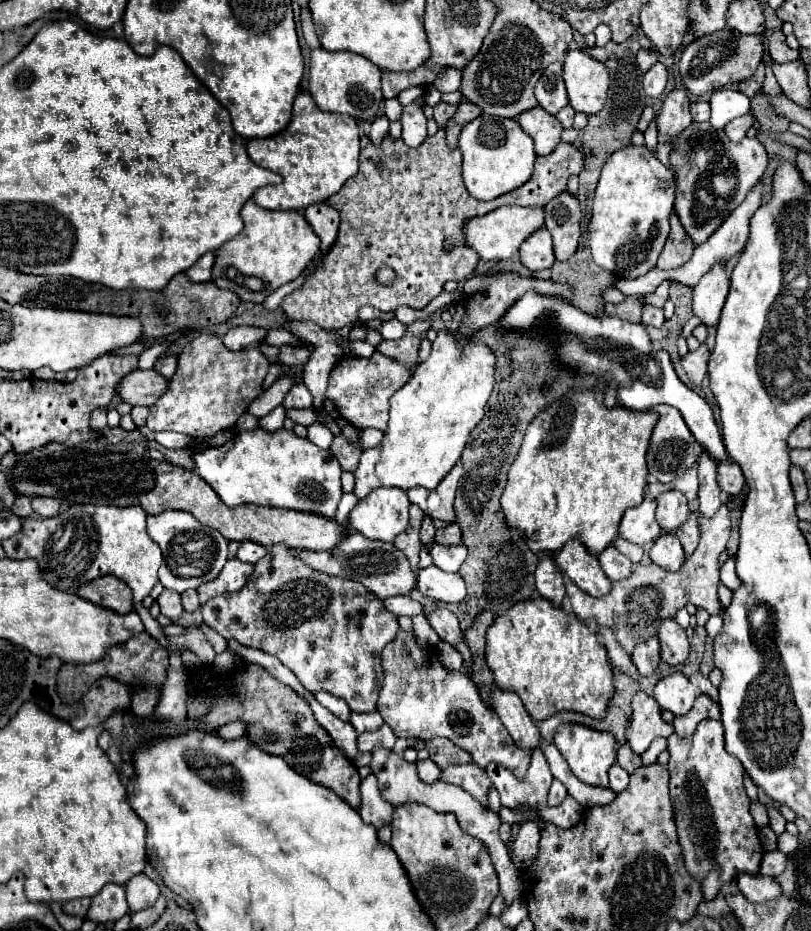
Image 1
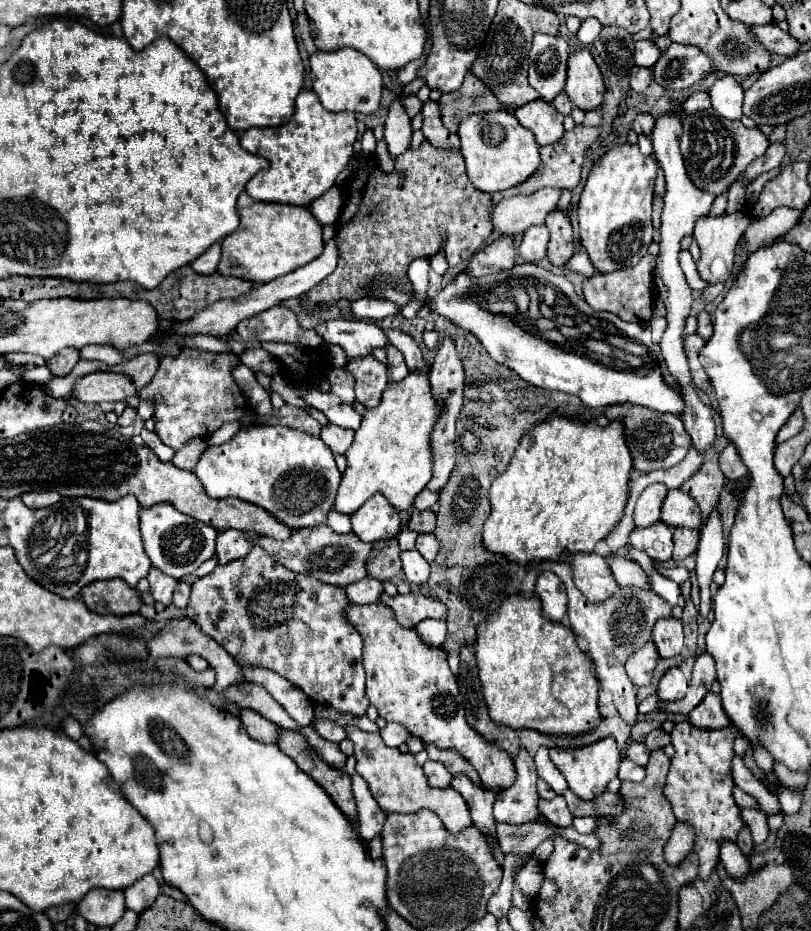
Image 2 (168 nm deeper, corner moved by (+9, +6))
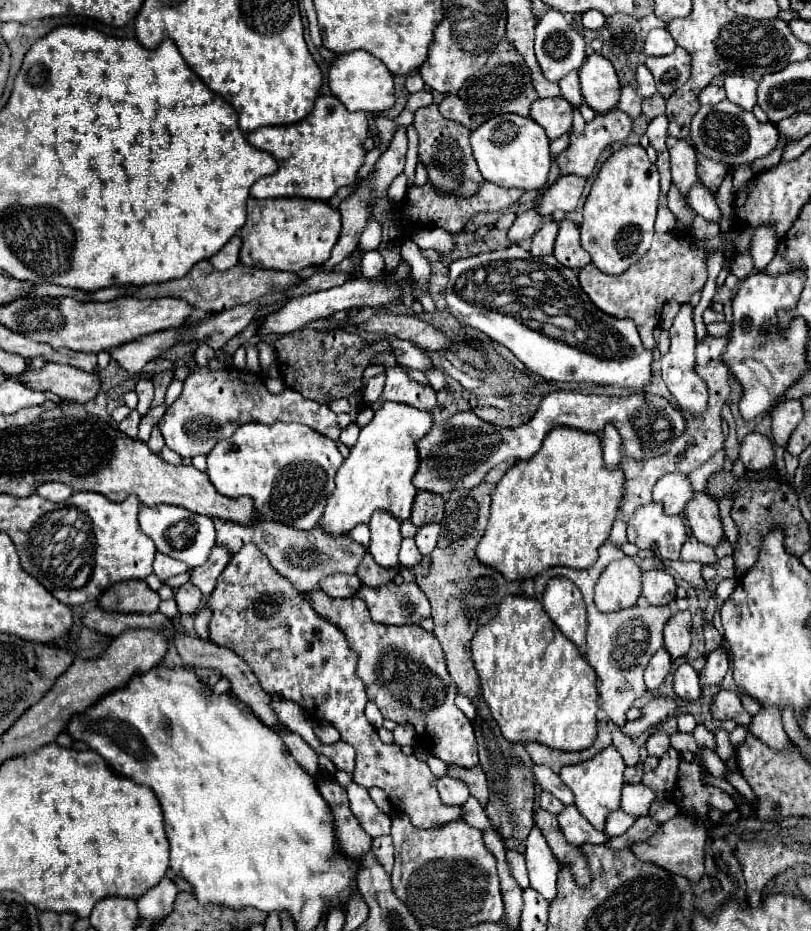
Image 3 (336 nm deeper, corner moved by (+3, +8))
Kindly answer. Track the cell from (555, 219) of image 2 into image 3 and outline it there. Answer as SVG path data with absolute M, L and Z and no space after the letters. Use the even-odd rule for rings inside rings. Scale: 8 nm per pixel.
M570 220L560 222L560 232L554 244L554 256L558 262L562 262L566 268L580 270L586 264L590 264L590 254L582 250L580 246L580 232L578 226Z

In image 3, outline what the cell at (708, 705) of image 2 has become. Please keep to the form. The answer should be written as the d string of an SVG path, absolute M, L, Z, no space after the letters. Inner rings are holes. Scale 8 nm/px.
M728 690L718 692L718 696L714 698L714 704L712 704L712 714L716 718L734 720L736 724L742 724L742 726L750 726L750 722L752 722L752 716L740 704L740 696L736 692L728 692Z

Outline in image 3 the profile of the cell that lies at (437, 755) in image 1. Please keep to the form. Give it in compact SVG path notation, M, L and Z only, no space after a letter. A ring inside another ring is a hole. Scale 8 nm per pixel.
M454 766L450 768L450 776L456 778L456 780L462 780L470 794L482 804L486 806L488 802L488 786L486 786L486 776L484 776L484 770L480 766L474 766L474 768L460 768L460 766Z

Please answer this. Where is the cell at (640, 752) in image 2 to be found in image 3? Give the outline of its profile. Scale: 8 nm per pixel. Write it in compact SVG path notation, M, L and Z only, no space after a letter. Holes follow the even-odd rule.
M656 730L654 734L650 734L650 738L646 742L646 750L650 756L660 758L668 748L670 748L670 734L666 734L664 730Z

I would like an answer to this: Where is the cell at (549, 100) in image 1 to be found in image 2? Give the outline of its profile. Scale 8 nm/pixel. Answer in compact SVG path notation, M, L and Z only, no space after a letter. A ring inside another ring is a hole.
M548 34L534 36L528 82L536 92L540 92L542 100L552 102L560 94L560 90L564 90L568 54L570 48L566 38Z

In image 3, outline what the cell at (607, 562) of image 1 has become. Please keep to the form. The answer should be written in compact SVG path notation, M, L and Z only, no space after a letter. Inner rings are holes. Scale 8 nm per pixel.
M648 570L642 574L642 596L652 606L666 606L676 600L676 580L664 570Z

